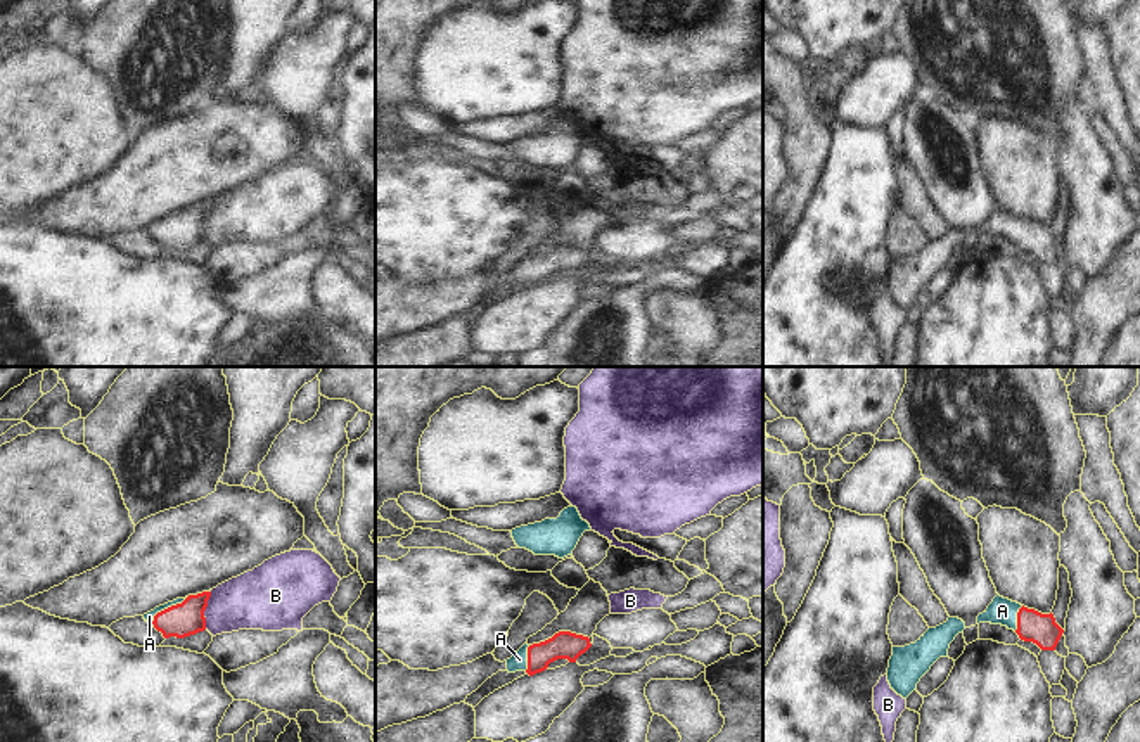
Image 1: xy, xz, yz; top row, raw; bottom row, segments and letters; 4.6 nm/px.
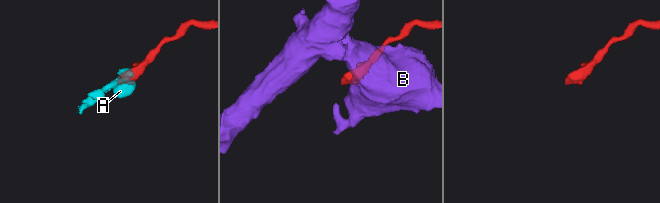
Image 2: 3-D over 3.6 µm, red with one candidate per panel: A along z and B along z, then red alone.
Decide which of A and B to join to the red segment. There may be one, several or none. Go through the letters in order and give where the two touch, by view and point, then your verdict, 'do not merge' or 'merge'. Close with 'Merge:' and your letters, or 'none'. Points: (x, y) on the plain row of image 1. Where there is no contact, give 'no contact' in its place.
A: meets red in xy at (168, 220); merge
B: meets red in xy at (204, 222); do not merge
Merge: A

